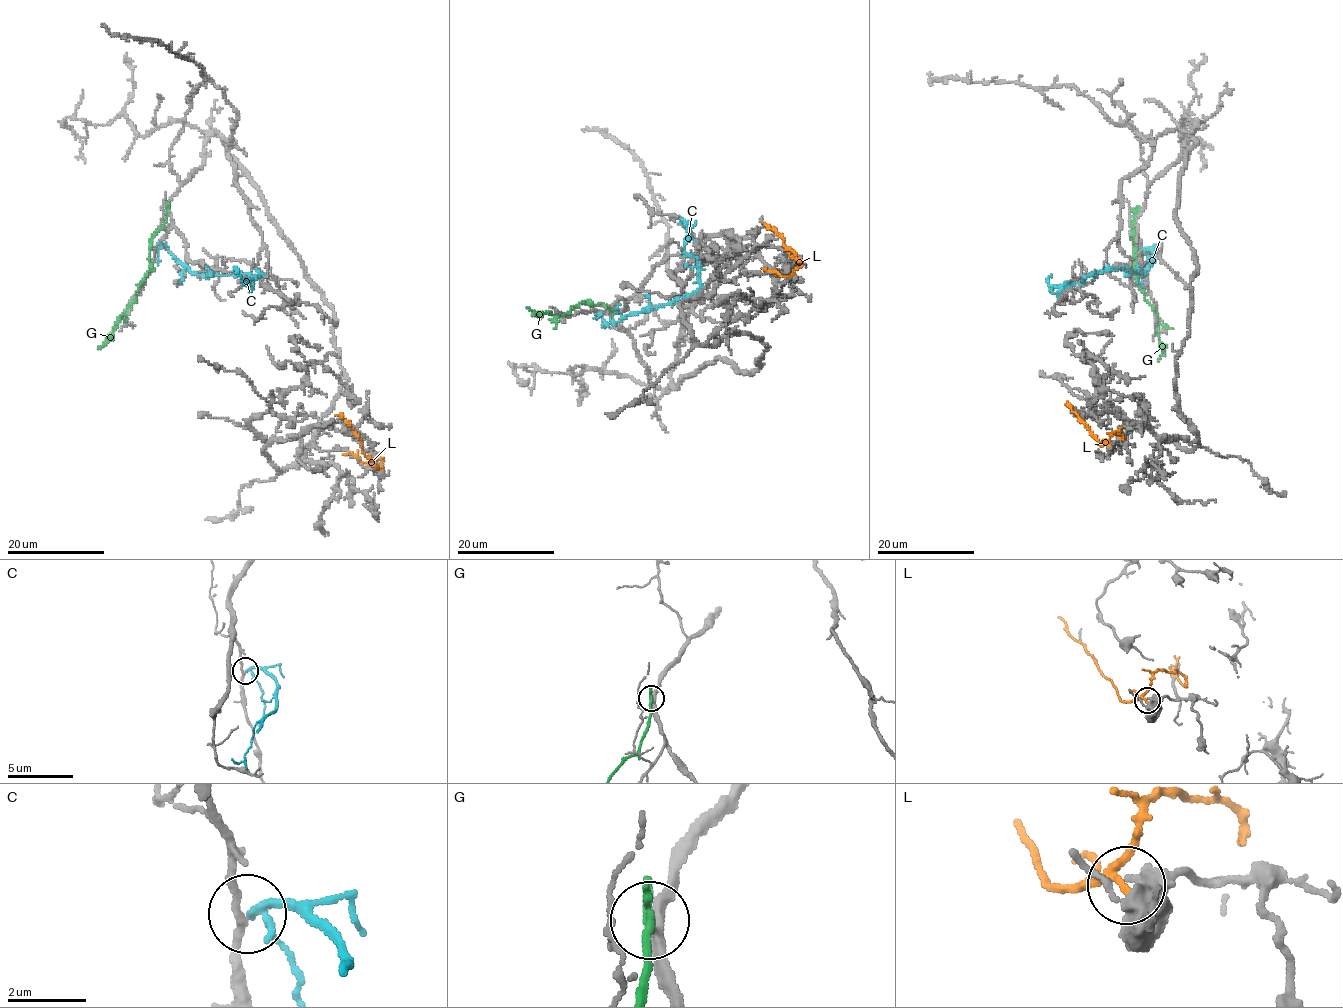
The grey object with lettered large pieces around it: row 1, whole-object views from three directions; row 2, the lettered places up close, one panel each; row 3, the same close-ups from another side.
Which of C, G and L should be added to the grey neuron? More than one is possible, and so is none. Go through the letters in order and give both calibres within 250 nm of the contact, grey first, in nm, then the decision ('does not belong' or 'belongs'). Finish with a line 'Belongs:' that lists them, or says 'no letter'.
C: 190 nm thick on the grey side, 140 nm on the other; does not belong
G: 260 nm thick on the grey side, 200 nm on the other; does not belong
L: 460 nm thick on the grey side, 160 nm on the other; does not belong
Belongs: no letter

